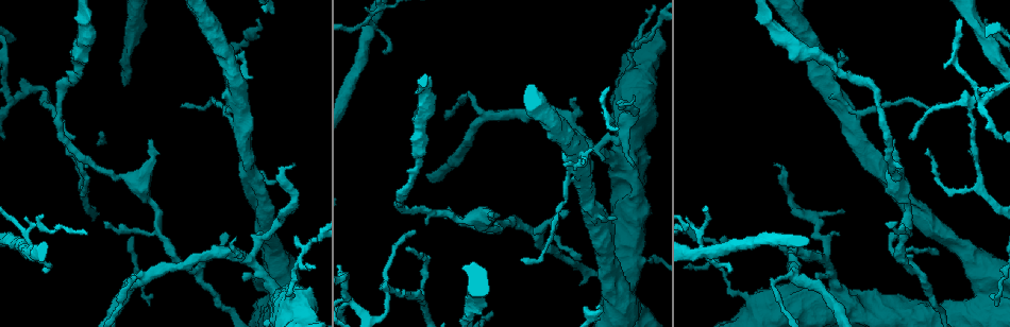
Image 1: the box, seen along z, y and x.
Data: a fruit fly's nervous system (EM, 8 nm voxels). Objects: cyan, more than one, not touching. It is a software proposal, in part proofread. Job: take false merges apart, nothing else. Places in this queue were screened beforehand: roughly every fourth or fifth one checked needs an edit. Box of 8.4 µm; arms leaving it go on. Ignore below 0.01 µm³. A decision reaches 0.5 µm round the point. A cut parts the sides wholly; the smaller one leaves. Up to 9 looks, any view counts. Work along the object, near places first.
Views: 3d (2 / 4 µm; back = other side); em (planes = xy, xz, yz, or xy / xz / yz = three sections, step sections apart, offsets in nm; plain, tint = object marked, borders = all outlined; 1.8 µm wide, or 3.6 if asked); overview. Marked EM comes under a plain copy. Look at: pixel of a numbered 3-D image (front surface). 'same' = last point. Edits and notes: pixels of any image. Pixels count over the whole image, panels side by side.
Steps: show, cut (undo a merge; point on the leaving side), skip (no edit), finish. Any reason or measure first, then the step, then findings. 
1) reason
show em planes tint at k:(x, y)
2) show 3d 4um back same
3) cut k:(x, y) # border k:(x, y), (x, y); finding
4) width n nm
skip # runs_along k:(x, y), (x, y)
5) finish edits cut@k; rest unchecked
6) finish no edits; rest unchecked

thick turns thin
show em 3.6um planes tint at 1:(34, 251)

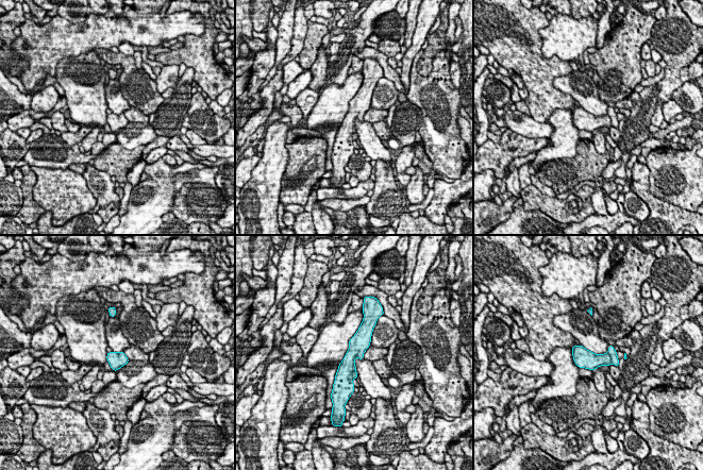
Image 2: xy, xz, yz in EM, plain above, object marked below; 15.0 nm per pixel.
cut 2:(612, 351) # border 2:(607, 352), (613, 363); a second neuron is stuck on

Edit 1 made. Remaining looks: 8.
calibre changes
show em 3.6um planes tint at 1:(633, 83)

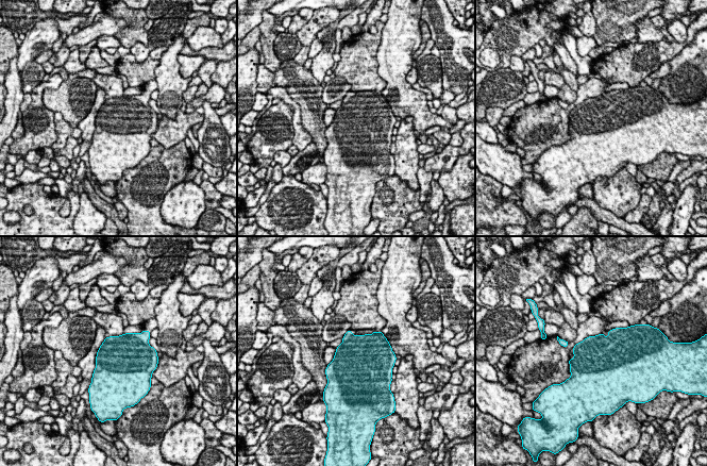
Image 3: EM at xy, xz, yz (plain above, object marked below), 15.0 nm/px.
skip # one neuron here

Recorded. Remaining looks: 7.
thick turns thin
show 3d 4um back at 1:(983, 303)

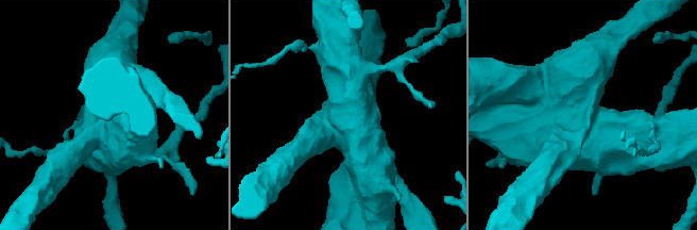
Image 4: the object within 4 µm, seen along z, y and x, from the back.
show em 3.6um planes tint at 4:(585, 116)

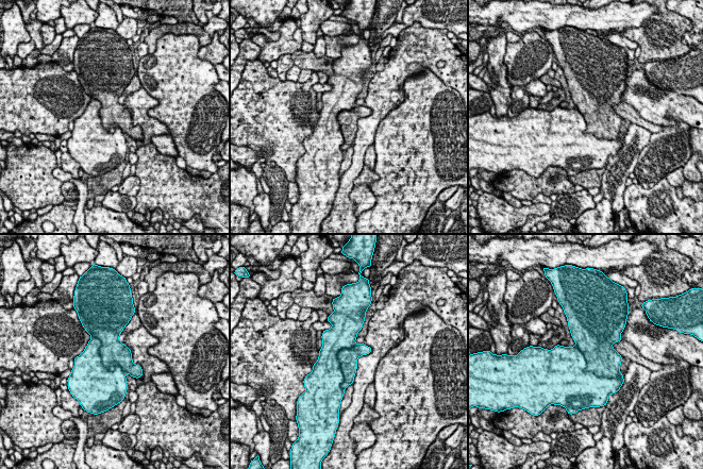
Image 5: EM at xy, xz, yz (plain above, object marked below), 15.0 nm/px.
width 600 nm
cut 5:(113, 352) # two neurons meet here

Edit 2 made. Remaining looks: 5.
branch point
show 3d 4um at 1:(973, 99)

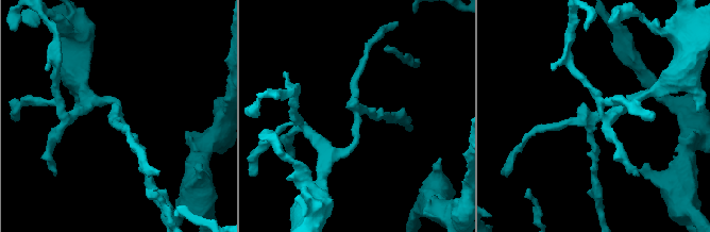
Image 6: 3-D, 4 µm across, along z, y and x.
arms 3; need the tissue
show em planes borders at 6:(360, 121)

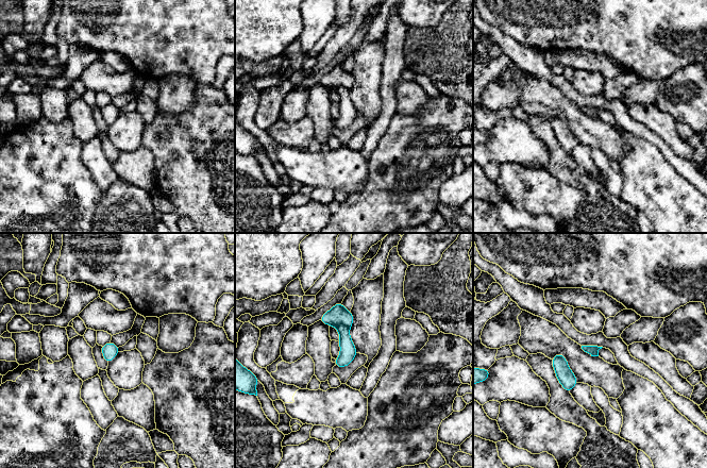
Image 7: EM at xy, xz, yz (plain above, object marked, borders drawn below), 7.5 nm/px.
cut 7:(348, 351) # border 7:(334, 326), (339, 323), (349, 328); a second neuron is stuck on

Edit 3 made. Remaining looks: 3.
finish edits cut@2, cut@5, cut@7; rest unchecked

